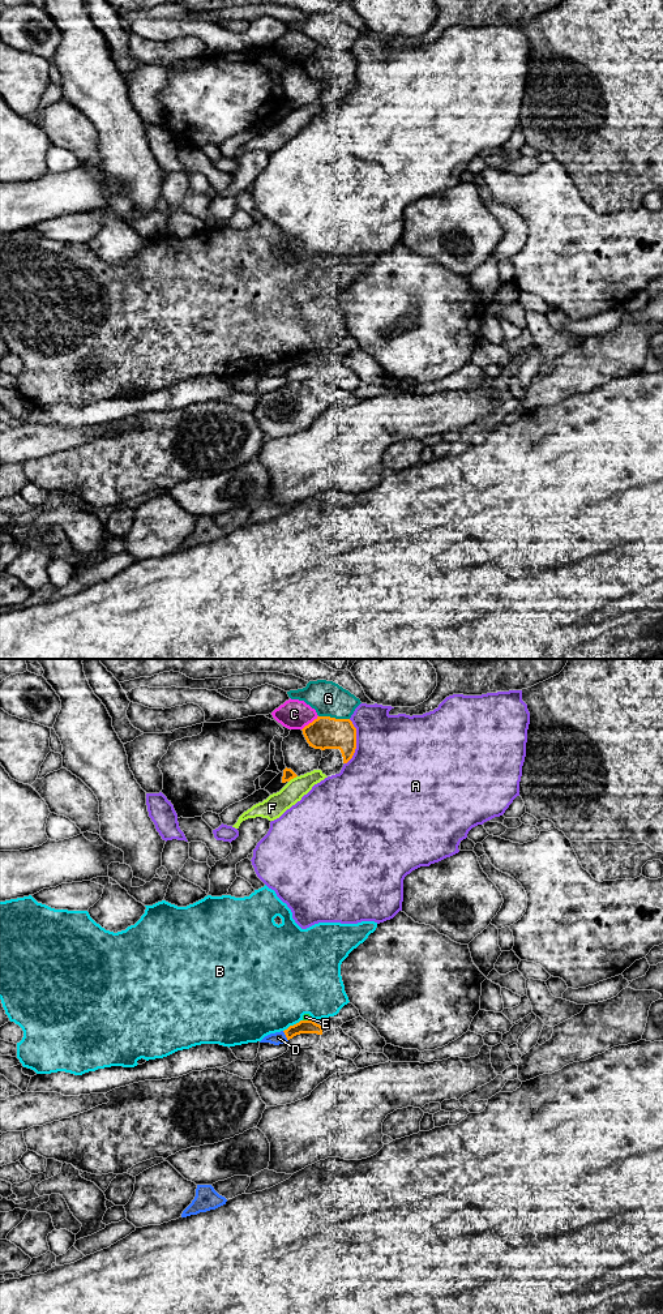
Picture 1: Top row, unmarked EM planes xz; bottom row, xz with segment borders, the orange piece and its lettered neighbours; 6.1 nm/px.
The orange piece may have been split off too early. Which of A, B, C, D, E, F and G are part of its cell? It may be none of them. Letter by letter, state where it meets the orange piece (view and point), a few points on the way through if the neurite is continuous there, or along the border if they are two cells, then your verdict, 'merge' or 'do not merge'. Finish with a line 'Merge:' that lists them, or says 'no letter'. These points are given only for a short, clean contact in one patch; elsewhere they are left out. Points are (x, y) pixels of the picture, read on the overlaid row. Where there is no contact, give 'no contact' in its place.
A: contact xz (355, 741); do not merge
B: contact xz (294, 1024); do not merge
C: contact xz (309, 723); do not merge
D: contact xz (286, 1036); do not merge
E: contact xz (307, 1021); do not merge
F: contact xz (292, 778); do not merge
G: contact xz (334, 718); do not merge
Merge: no letter

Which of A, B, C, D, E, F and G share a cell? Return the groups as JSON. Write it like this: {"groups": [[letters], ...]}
{"groups": [["A"], ["B", "E"], ["C"], ["D"], ["F"], ["G"]]}

